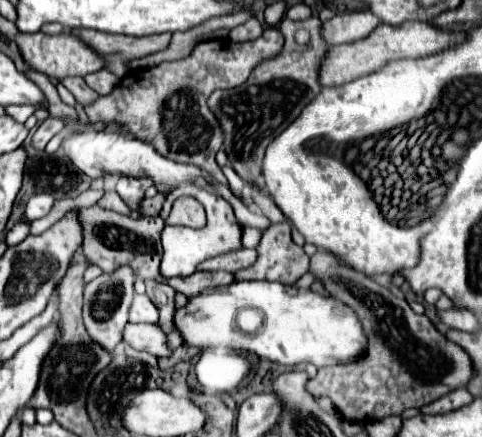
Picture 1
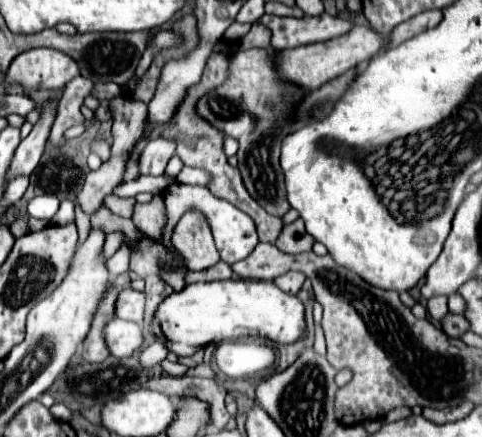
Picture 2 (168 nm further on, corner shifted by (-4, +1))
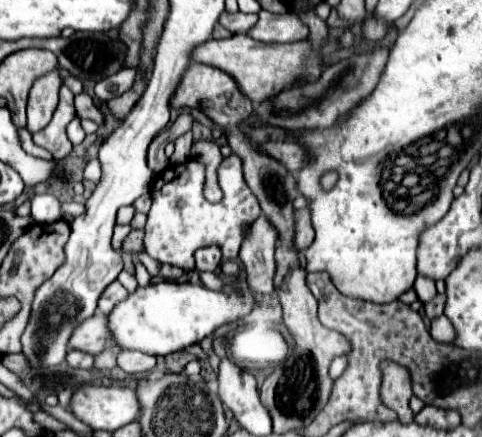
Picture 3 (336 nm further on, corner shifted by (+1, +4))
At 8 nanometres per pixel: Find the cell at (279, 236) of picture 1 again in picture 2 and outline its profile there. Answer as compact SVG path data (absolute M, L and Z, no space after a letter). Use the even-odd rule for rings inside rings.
M297 219L297 221L283 227L281 237L277 239L277 249L281 249L283 253L297 255L297 253L311 251L313 243L315 243L315 239L305 231L303 219Z

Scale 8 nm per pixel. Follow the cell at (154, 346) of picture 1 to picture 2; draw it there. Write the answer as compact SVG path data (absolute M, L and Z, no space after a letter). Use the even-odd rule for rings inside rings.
M111 319L103 329L105 345L113 357L129 357L143 343L143 331L133 321Z

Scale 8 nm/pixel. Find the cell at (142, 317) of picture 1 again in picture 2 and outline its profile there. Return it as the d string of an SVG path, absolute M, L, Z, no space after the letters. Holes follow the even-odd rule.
M123 289L117 295L115 301L115 317L121 321L143 321L143 311L145 311L145 293L133 291L133 289Z

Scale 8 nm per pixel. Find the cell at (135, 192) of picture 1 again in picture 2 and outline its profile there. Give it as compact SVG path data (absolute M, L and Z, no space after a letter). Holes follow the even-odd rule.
M153 137L141 149L139 169L141 175L161 175L167 167L167 161L175 153L175 141L167 141L165 137Z

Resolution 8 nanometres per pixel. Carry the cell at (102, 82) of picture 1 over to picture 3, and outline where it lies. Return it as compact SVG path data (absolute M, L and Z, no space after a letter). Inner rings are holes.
M62 84L62 88L60 88L60 104L58 104L50 124L34 136L34 144L46 148L54 158L68 156L72 152L72 144L70 144L70 140L66 136L66 126L74 116L76 116L74 94L70 92L70 88L66 84Z

